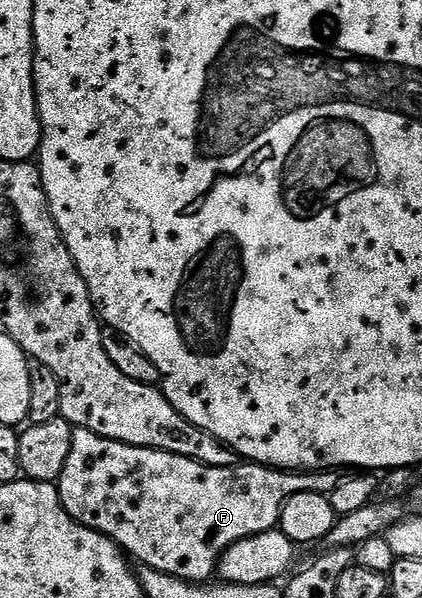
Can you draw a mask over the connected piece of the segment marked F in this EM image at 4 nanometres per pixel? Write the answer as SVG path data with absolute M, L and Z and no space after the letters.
M75 428L69 462L65 462L57 487L63 509L78 524L110 538L132 561L182 580L207 582L216 575L219 560L233 542L272 531L278 525L281 510L290 496L298 492L330 494L340 479L340 473L335 470L280 470L254 462L205 466L172 452L138 448Z

